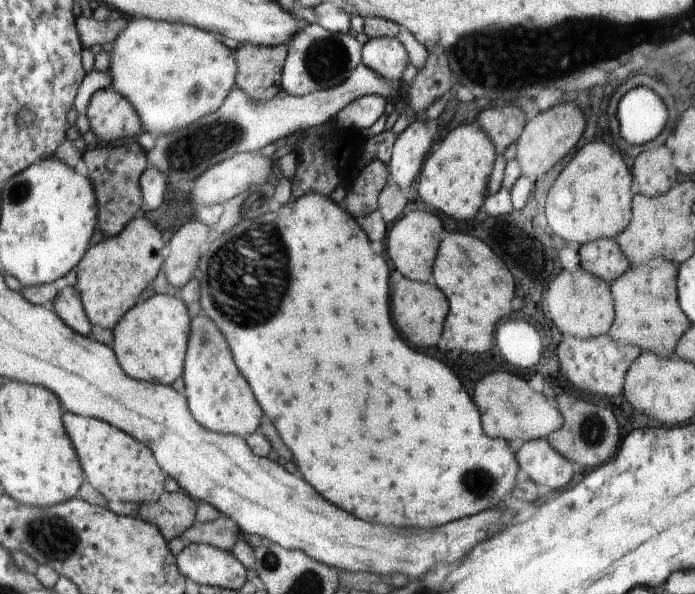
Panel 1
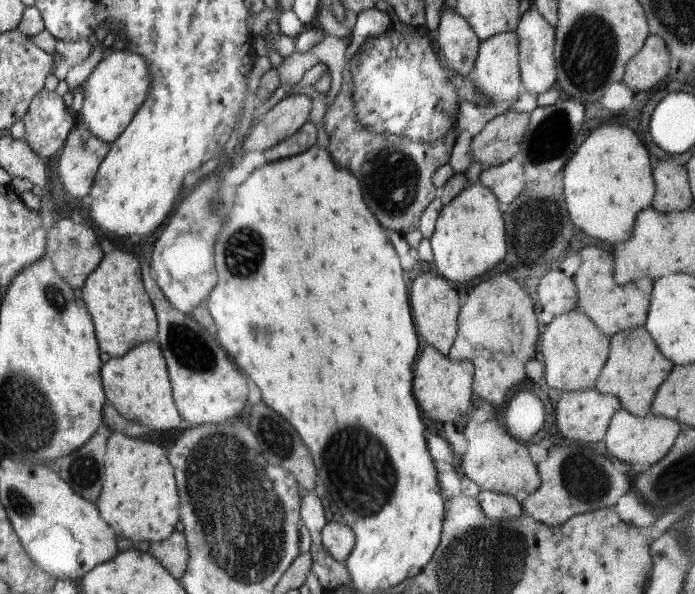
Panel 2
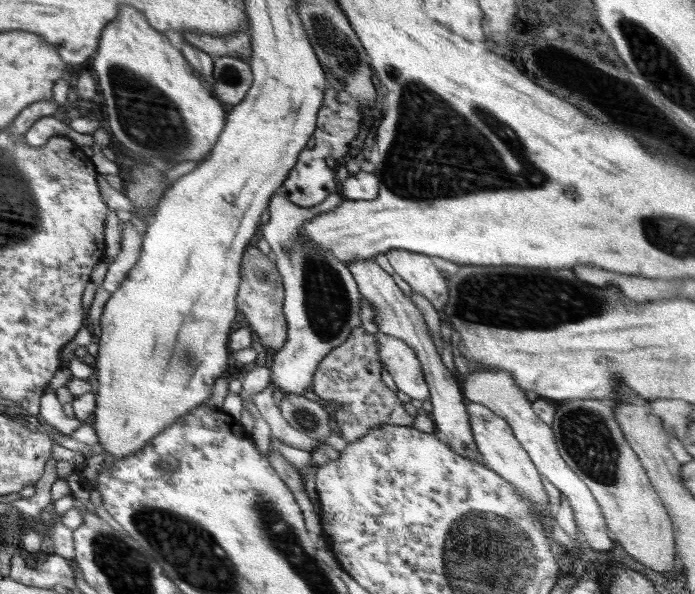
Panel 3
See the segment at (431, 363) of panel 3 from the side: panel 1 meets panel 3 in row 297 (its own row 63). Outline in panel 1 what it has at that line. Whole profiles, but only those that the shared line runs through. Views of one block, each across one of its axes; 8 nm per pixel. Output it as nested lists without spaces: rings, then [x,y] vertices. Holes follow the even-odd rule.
[[[396,37],[369,38],[362,45],[361,60],[366,68],[390,82],[399,82],[406,66],[410,64],[408,52]]]

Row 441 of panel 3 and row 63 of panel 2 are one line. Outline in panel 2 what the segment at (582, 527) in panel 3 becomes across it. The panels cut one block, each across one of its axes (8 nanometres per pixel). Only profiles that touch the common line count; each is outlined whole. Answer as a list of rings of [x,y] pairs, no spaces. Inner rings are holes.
[[[535,7],[530,8],[520,17],[515,31],[519,38],[519,64],[522,84],[524,84],[526,92],[538,97],[538,94],[557,86],[554,58],[555,27],[550,26],[550,22]]]

